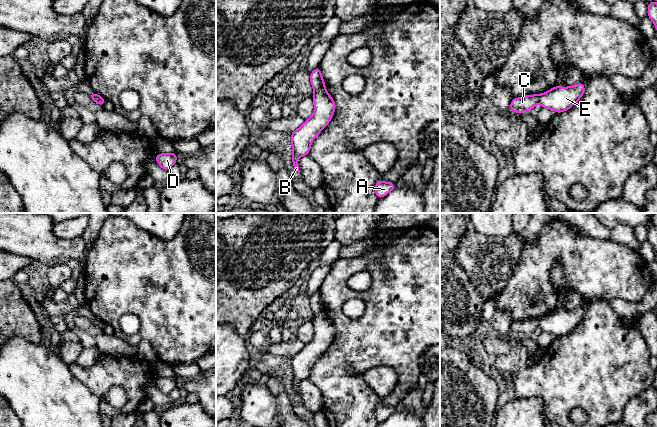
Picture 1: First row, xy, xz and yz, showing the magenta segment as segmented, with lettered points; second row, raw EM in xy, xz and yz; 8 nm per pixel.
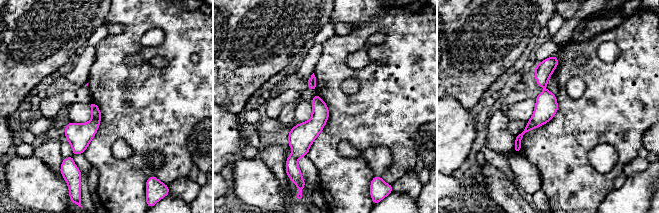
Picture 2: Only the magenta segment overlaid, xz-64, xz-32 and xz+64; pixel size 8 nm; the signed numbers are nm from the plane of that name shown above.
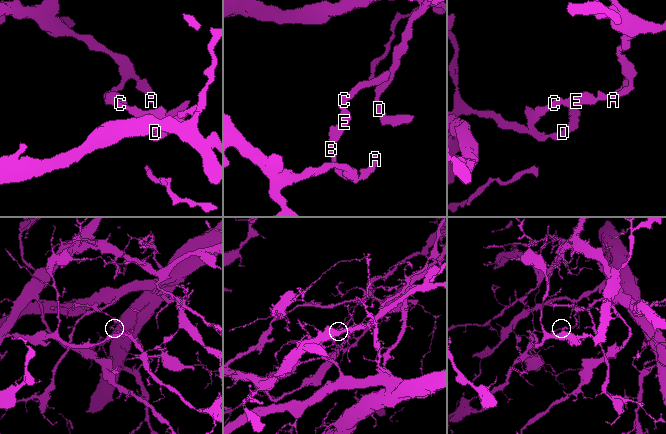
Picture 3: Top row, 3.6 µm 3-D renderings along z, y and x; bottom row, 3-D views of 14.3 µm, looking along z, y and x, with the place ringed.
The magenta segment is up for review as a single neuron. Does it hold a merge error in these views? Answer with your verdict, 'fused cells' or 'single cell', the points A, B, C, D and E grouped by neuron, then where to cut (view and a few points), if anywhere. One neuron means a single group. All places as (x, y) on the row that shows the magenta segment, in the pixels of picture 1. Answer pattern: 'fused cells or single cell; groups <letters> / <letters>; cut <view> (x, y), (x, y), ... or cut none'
fused cells; groups A B E / C D; cut xz (324, 86), (315, 90)

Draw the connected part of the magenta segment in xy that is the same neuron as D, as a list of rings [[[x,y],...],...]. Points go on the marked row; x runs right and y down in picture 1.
[[[177,152],[156,154],[155,160],[162,169],[169,170],[173,165],[176,164]]]

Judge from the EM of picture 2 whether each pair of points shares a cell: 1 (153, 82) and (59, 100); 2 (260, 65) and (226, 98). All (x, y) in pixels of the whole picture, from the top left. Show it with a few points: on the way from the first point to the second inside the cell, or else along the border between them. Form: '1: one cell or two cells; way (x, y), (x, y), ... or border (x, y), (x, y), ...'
1: two cells; border (87, 86), (92, 100)
2: one cell; way (252, 72), (234, 90)

